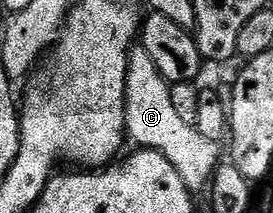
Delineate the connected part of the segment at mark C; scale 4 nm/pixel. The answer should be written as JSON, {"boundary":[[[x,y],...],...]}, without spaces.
{"boundary":[[[140,48],[131,49],[126,63],[126,134],[135,143],[135,147],[144,150],[155,150],[164,155],[168,164],[180,172],[180,180],[192,192],[205,191],[214,176],[214,168],[219,165],[218,142],[209,142],[193,126],[184,124],[176,113],[170,95],[171,83],[155,66],[148,65],[146,53]]]}

